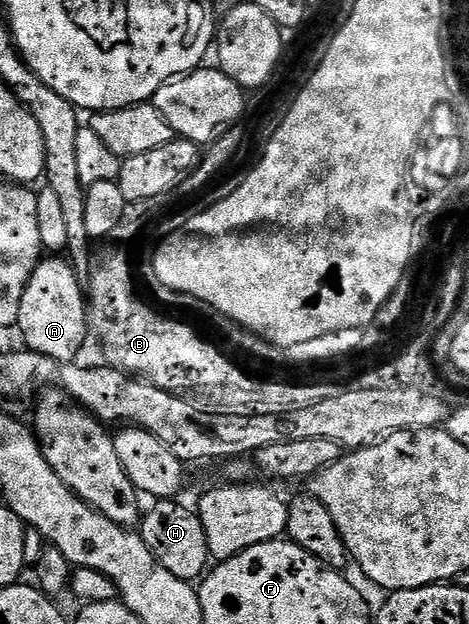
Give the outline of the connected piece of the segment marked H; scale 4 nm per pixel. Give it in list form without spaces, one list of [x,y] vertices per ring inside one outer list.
[[[176,499],[157,500],[154,508],[144,513],[139,525],[139,535],[143,542],[147,542],[147,550],[155,554],[163,570],[171,570],[171,574],[175,574],[175,578],[180,580],[197,582],[206,575],[211,564],[207,534],[203,530],[200,515],[194,509],[192,512],[191,509],[177,503],[181,502]]]

